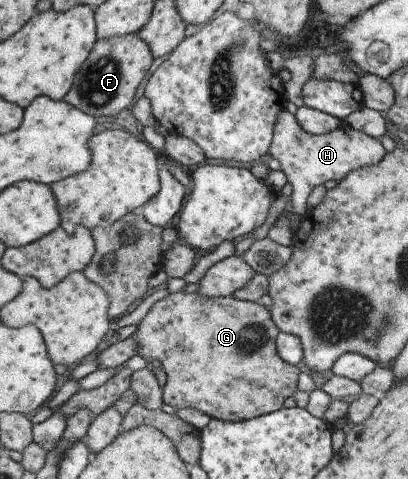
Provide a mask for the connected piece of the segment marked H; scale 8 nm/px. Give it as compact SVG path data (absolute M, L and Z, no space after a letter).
M282 110L273 123L271 142L267 153L276 159L282 173L290 185L291 195L288 197L291 211L298 216L305 215L306 197L308 193L326 181L341 180L349 171L357 167L378 163L385 154L380 138L372 138L362 131L354 130L350 126L340 125L325 134L311 134L302 129L294 114Z

